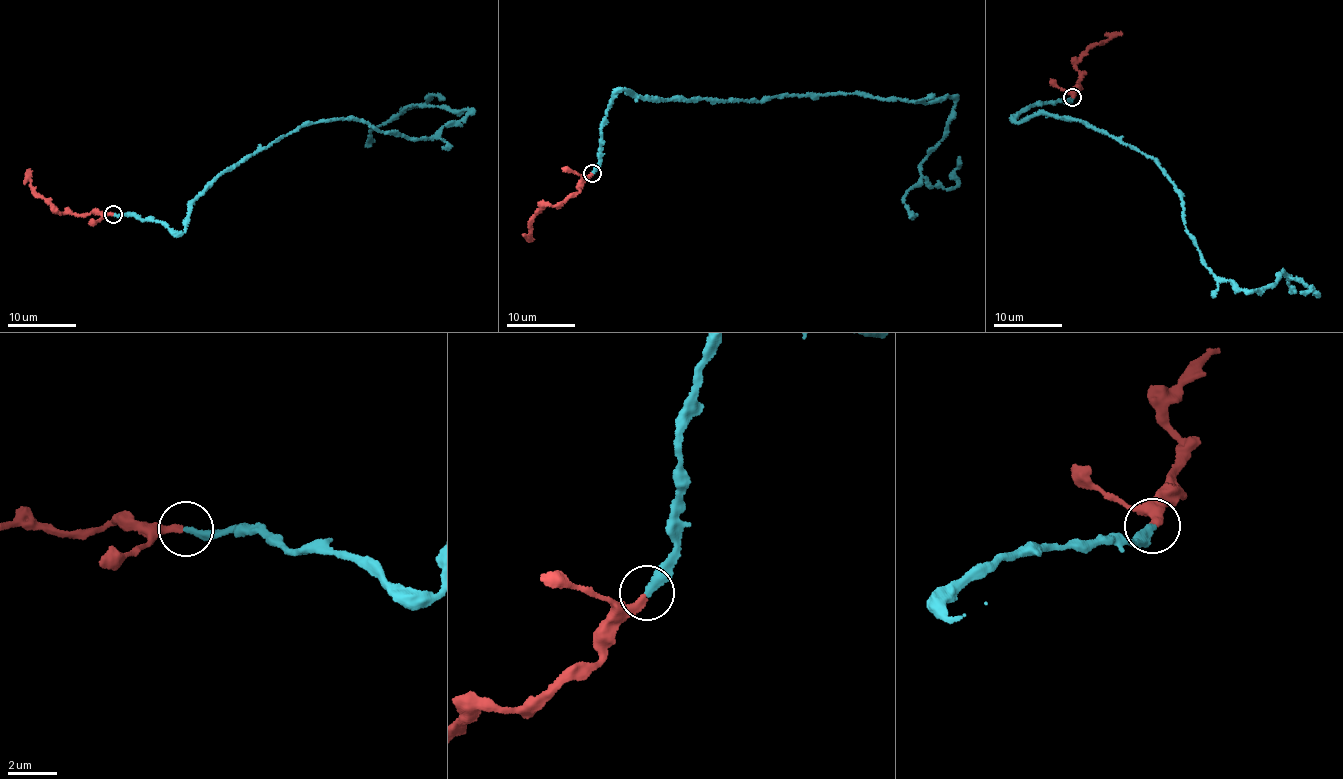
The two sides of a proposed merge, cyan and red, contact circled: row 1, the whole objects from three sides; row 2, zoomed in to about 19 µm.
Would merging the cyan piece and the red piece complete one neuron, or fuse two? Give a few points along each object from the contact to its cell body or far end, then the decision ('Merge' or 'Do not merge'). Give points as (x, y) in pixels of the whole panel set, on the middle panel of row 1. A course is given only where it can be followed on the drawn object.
Course of cyan: (592, 172), (605, 111), (624, 90), (727, 101), (949, 97), (947, 128), (922, 176), (955, 186), (959, 156). Course of red: (590, 173), (578, 193), (567, 196), (556, 205), (548, 204), (534, 216), (529, 240), (532, 240). Merge

